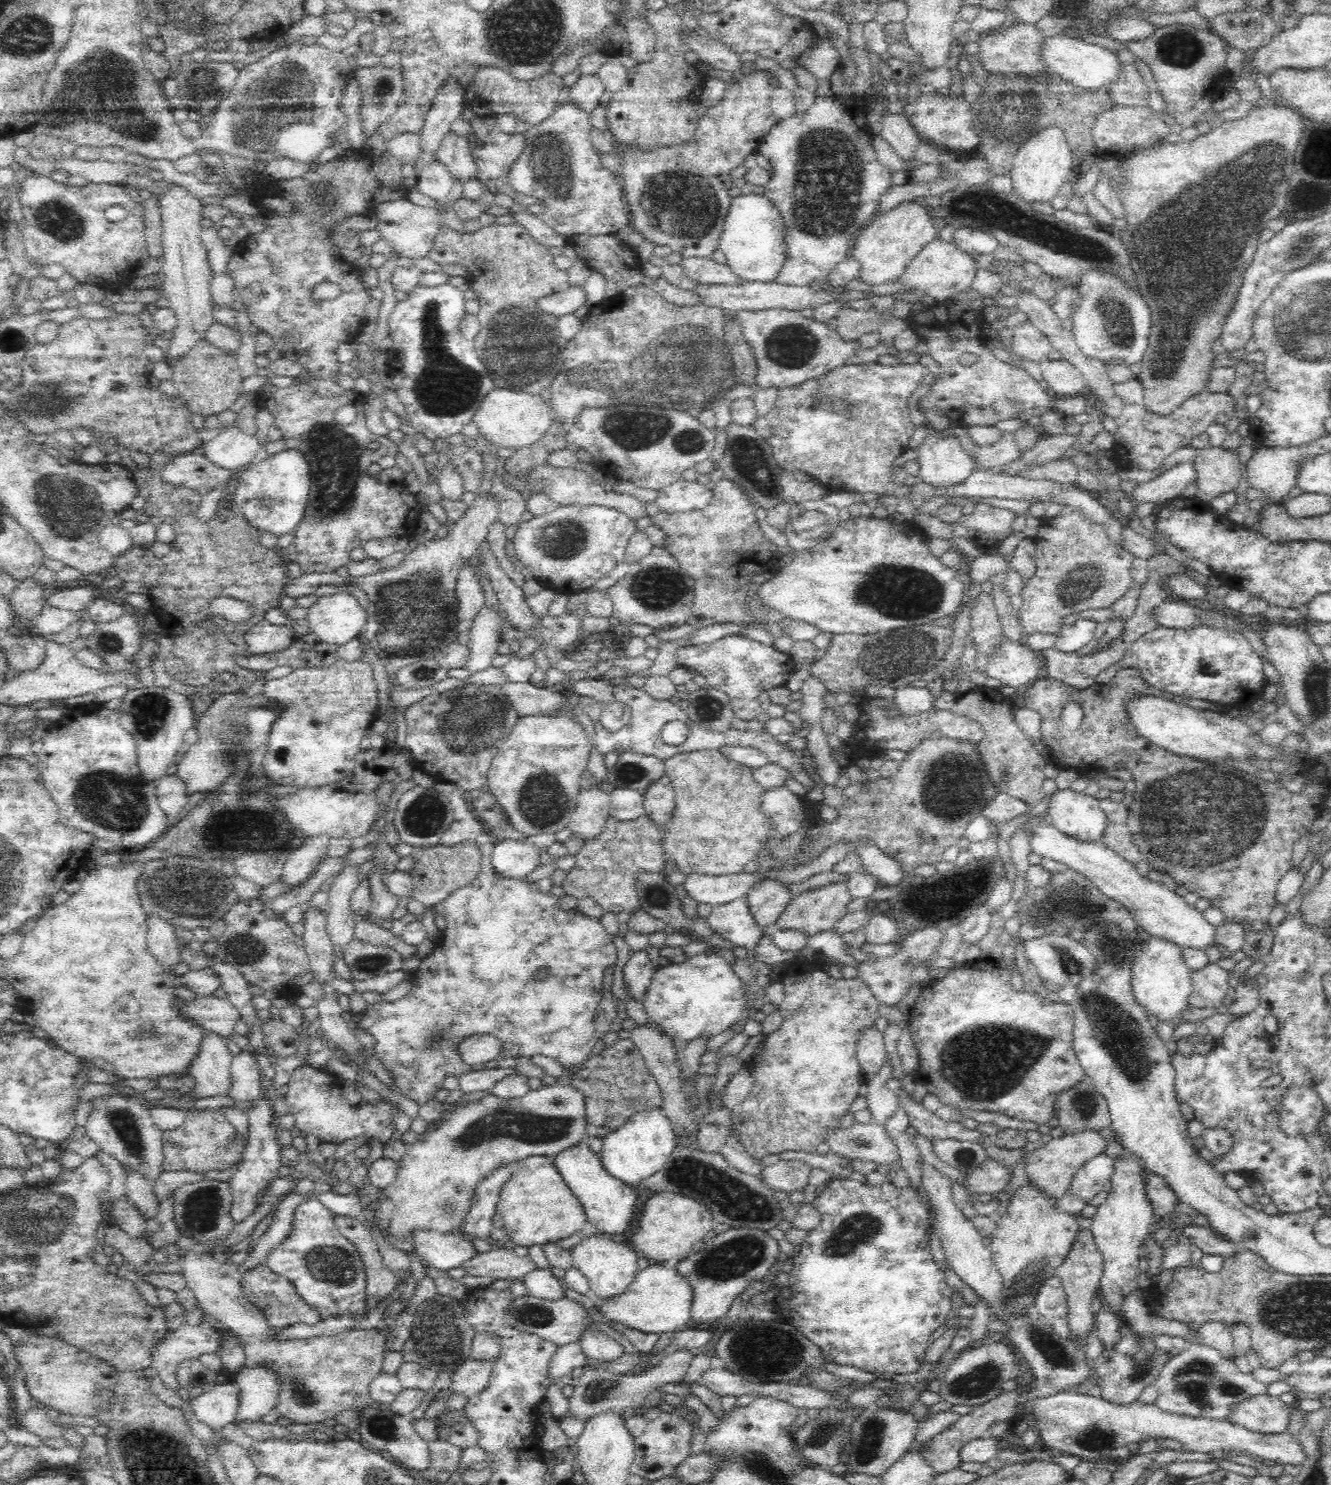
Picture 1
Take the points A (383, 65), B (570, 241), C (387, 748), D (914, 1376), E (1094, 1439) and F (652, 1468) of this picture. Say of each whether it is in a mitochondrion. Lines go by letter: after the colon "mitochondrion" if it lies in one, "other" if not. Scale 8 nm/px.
A: other
B: other
C: other
D: other
E: mitochondrion
F: other

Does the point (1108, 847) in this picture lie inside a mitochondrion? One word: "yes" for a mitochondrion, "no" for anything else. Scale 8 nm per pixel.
no

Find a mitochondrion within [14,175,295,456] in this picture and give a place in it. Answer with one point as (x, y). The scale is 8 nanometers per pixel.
(55, 401)

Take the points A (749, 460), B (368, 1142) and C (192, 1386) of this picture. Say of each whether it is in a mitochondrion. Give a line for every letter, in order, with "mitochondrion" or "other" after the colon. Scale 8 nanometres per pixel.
A: mitochondrion
B: other
C: other

